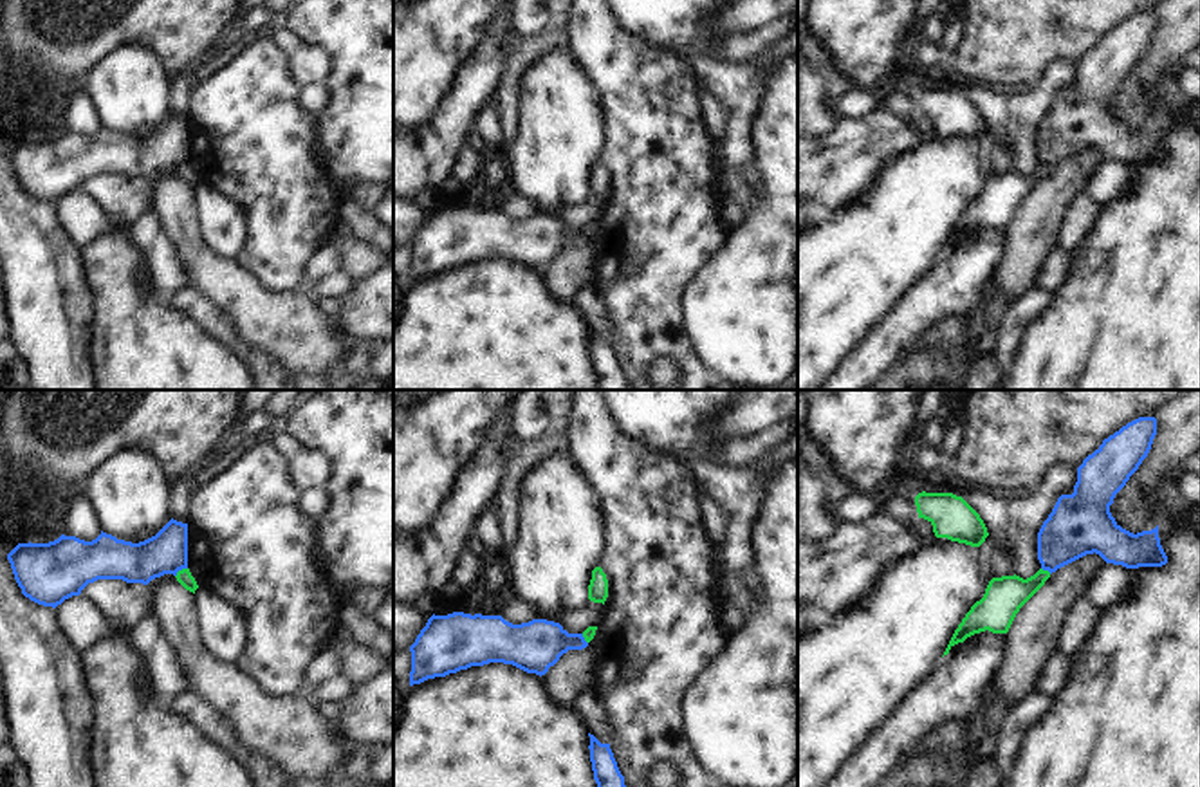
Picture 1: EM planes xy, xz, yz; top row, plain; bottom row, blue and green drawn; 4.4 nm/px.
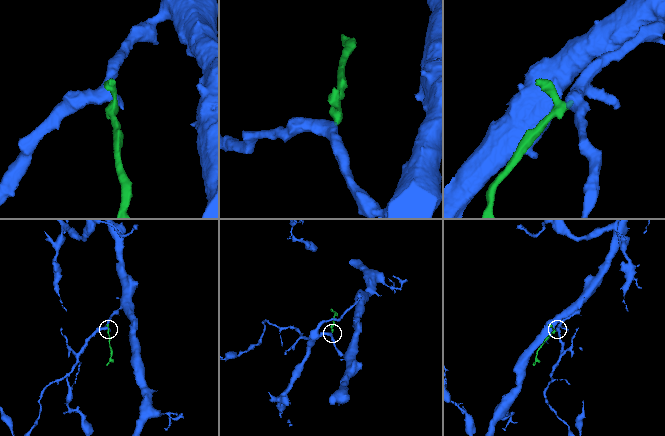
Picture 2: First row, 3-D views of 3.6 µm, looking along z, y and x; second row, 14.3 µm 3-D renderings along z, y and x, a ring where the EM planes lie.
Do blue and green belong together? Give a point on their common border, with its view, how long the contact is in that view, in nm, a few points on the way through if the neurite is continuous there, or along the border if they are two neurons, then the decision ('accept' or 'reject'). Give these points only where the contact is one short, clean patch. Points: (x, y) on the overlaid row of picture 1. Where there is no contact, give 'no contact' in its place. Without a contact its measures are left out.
xy (179, 569) | 70 nm | along xy (186, 567), (175, 576) | reject

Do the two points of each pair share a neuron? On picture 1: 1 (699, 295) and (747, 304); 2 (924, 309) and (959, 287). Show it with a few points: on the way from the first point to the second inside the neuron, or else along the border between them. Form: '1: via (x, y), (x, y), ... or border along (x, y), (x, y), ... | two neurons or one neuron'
1: via (711, 302), (735, 304) | one neuron
2: via (933, 300), (950, 289) | one neuron

